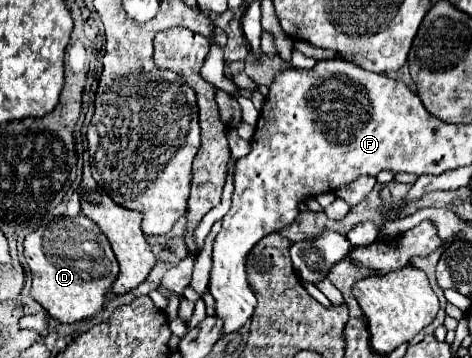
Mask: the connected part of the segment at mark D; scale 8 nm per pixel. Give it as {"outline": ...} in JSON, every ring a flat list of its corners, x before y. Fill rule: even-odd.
{"outline":[[86,215,56,219,26,235,24,257,32,271,32,297,60,323,76,323,96,315,118,277,118,261,106,235]]}

